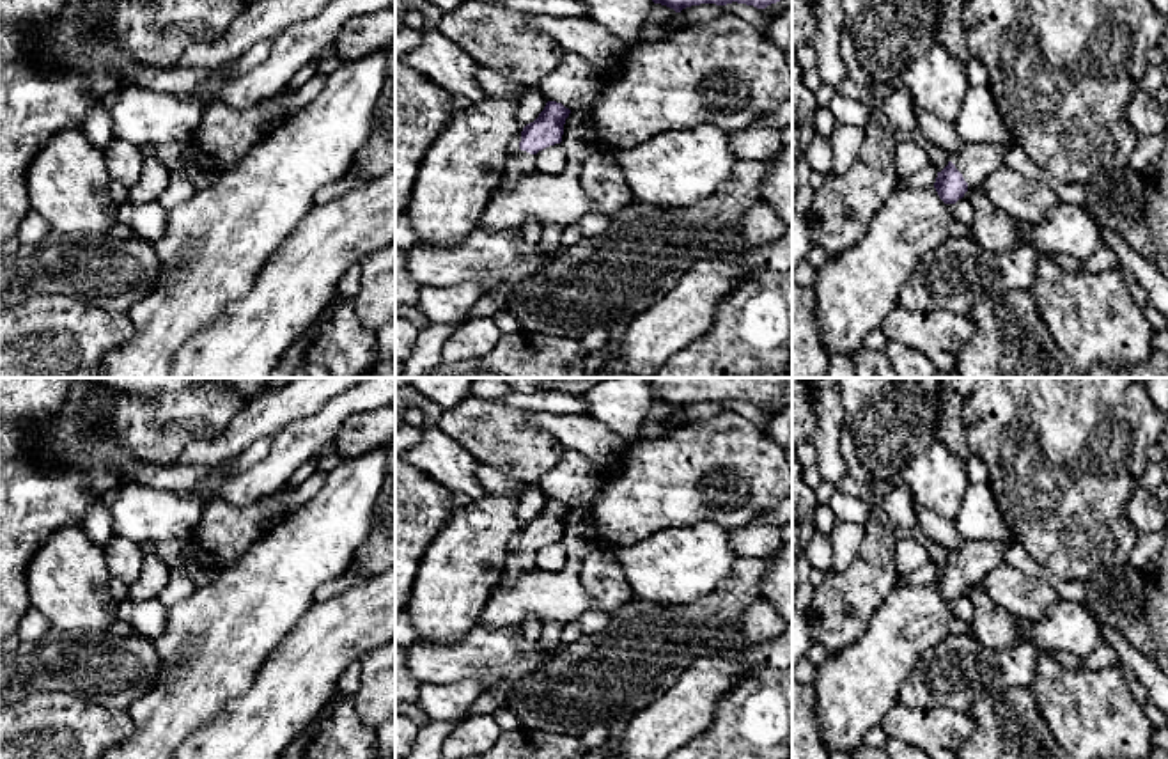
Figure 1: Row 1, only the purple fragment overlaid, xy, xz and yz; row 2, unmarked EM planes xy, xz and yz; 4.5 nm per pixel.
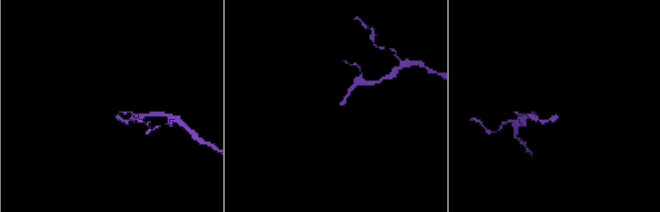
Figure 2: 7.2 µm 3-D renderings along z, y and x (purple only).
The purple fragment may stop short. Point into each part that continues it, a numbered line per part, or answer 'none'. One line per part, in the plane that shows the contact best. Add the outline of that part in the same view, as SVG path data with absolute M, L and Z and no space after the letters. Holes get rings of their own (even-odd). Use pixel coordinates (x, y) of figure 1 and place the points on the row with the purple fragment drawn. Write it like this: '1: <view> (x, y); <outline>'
1: yz (975, 162); M968 144L950 158L962 174L968 186L982 186L984 181L1000 167L1005 167L1005 156L1016 147L1010 144Z

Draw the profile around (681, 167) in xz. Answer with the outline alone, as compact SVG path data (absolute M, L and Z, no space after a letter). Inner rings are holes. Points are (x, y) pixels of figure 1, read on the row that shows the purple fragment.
M712 126L668 129L611 156L635 200L674 207L707 199L737 163L730 135Z

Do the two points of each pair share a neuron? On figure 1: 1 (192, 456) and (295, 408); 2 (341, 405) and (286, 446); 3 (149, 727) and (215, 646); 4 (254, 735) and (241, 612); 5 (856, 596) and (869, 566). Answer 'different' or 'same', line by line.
1: same
2: same
3: same
4: different
5: same

